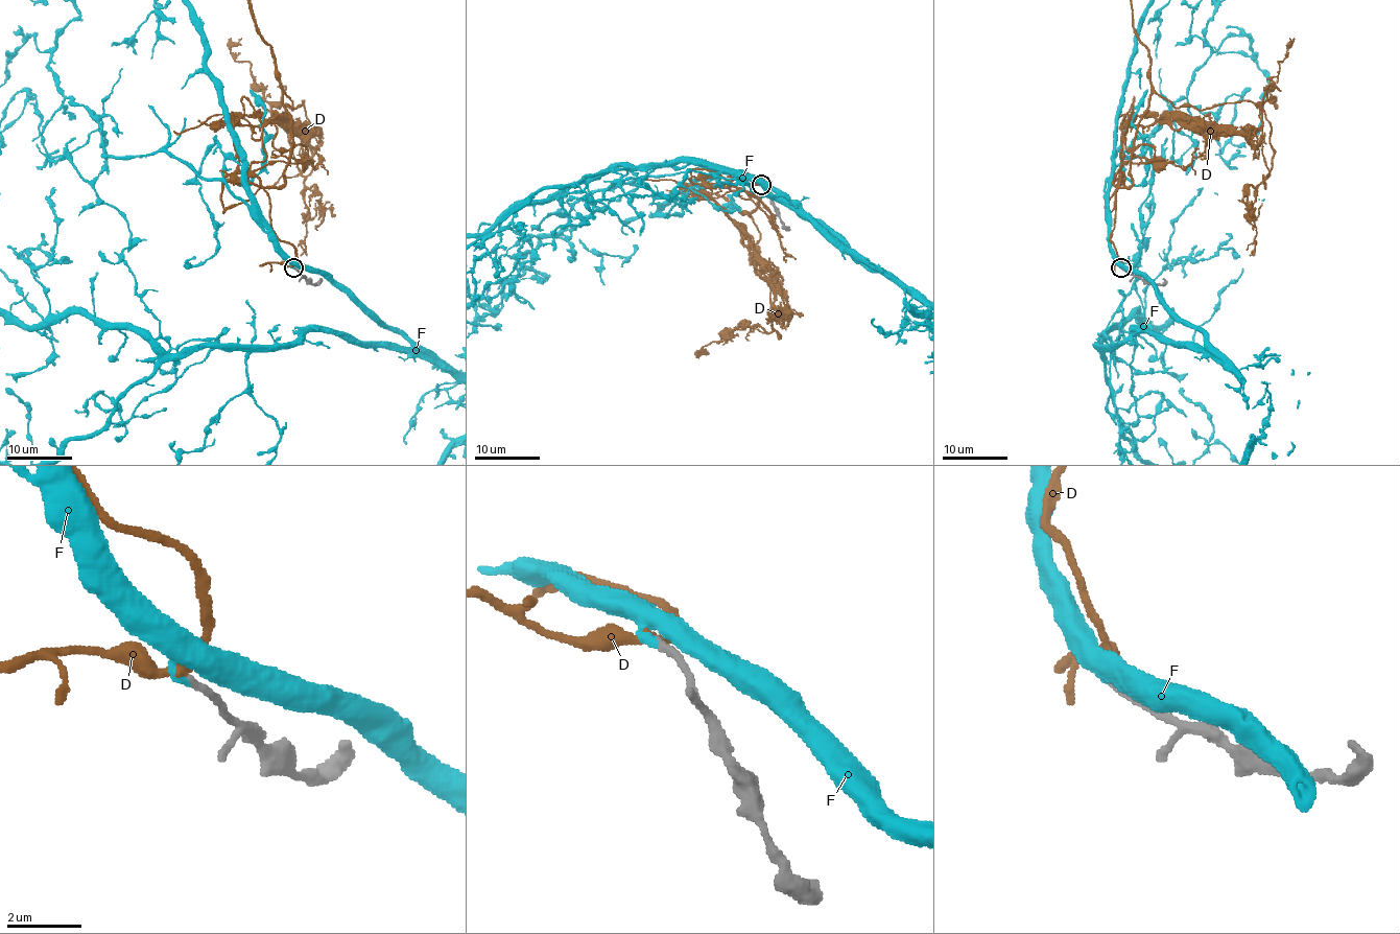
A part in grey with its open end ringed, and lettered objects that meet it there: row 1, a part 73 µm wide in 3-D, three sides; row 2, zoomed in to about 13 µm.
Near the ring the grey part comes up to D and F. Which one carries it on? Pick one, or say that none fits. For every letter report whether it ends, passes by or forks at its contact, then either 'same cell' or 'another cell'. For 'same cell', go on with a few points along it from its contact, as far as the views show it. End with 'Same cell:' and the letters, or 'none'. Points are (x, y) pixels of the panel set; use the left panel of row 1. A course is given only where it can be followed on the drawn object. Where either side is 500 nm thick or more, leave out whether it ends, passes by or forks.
D: it passes by; another cell
F: it ends there; same cell
Same cell: F

